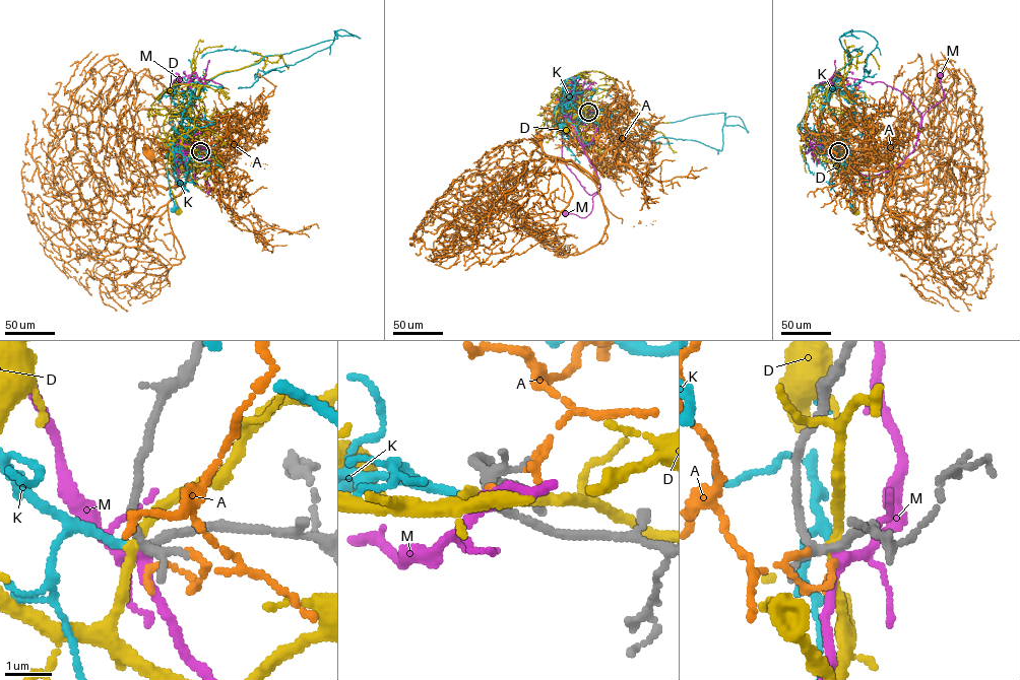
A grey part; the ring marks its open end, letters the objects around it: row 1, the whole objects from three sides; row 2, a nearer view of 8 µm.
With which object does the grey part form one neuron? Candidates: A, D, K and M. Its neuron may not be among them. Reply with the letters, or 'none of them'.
K

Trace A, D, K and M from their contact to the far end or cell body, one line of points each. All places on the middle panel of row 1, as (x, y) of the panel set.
A: (589, 111), (590, 108), (593, 121), (583, 135), (584, 150), (597, 183), (570, 161), (552, 161), (539, 139)
D: (588, 112), (572, 108), (558, 112), (555, 121), (567, 130)
K: (588, 112), (582, 109), (581, 97), (567, 91), (556, 108), (555, 119), (561, 126)
M: (588, 112), (573, 108), (570, 120), (598, 178), (599, 190), (593, 196), (592, 207), (586, 217), (565, 214)

